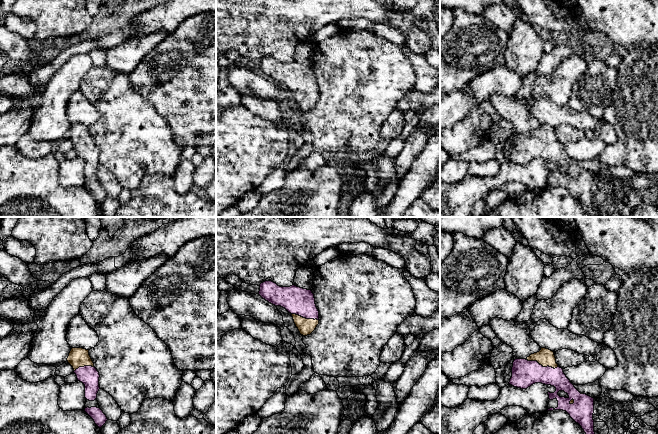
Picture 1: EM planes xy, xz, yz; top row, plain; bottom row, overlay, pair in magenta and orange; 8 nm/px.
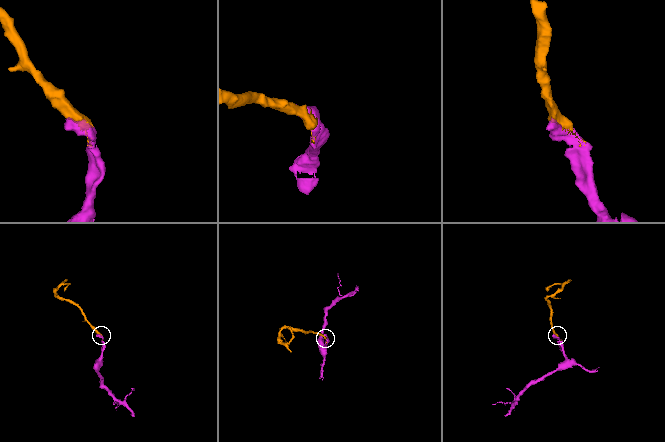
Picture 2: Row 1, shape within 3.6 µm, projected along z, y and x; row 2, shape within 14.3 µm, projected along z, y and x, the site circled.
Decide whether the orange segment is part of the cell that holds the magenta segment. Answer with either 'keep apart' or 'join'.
join

